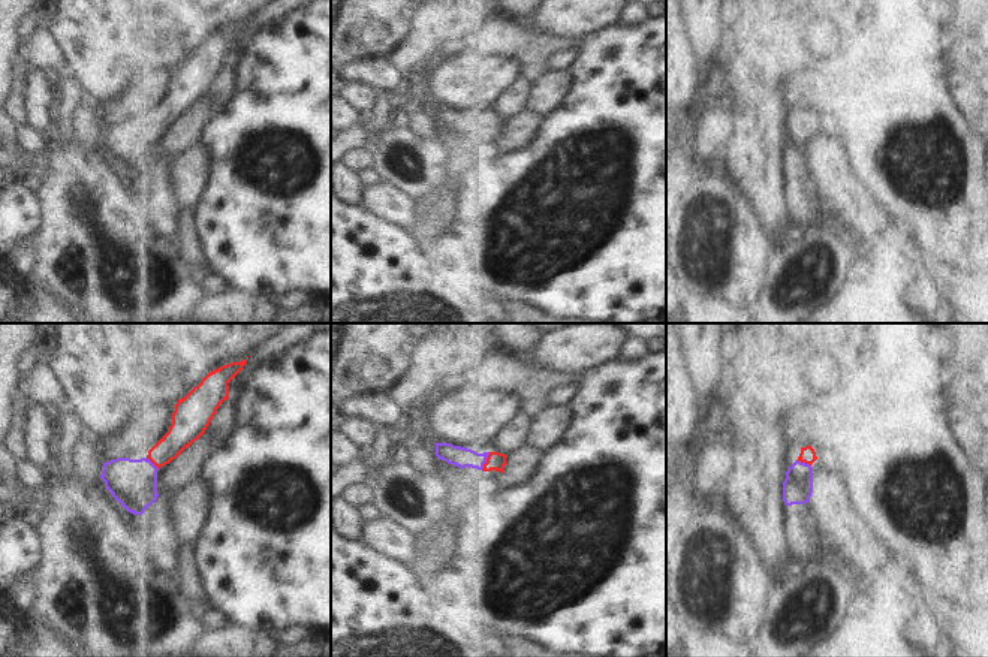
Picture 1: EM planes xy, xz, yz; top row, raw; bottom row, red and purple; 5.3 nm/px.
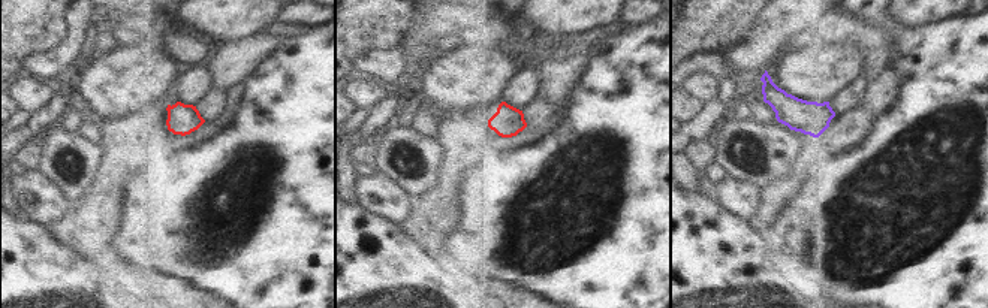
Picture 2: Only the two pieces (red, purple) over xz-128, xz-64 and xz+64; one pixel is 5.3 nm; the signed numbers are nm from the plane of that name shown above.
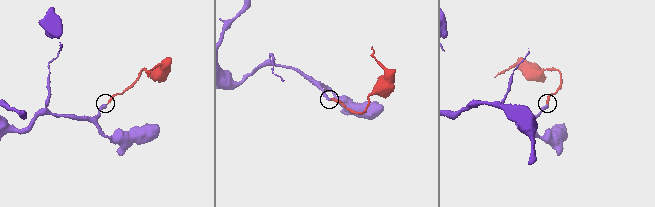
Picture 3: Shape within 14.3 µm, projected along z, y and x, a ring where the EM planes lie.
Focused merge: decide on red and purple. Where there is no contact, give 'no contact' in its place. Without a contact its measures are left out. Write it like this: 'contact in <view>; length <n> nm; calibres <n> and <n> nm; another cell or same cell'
contact in xz; length 110 nm; calibres 100 and 110 nm; same cell

